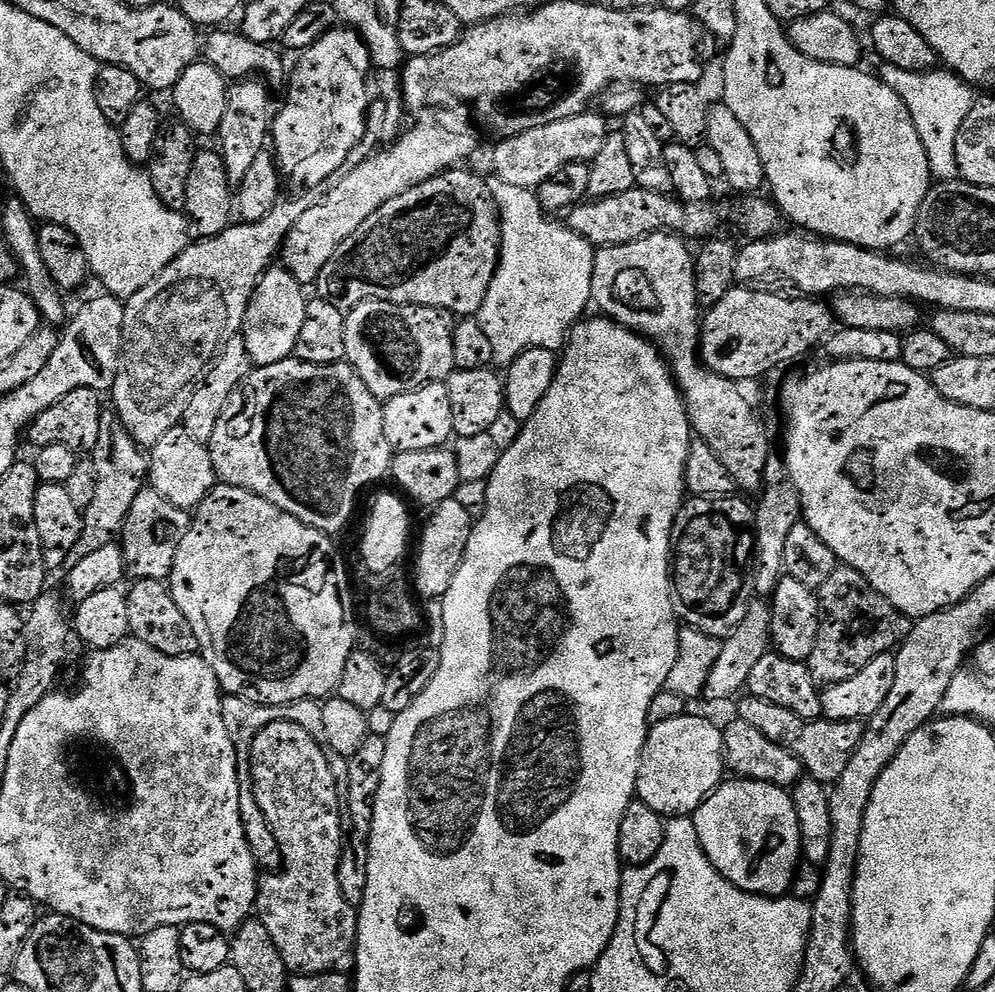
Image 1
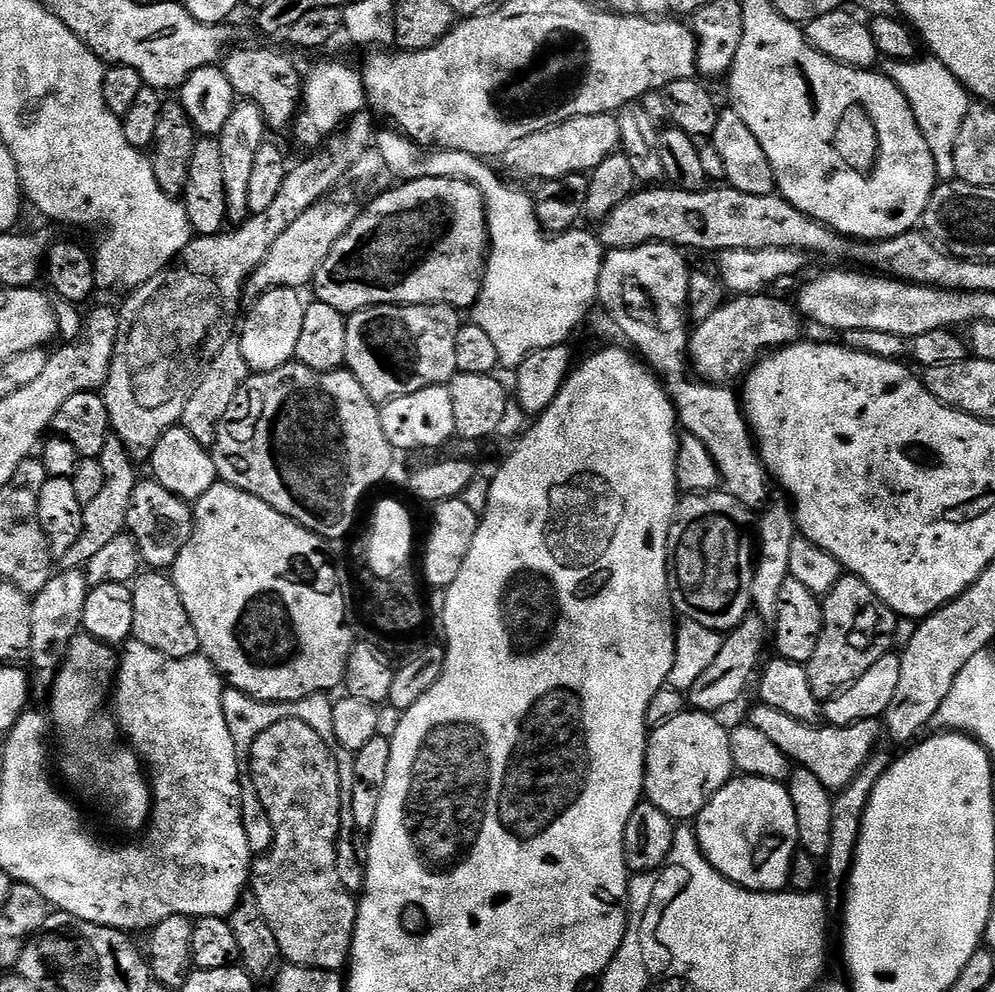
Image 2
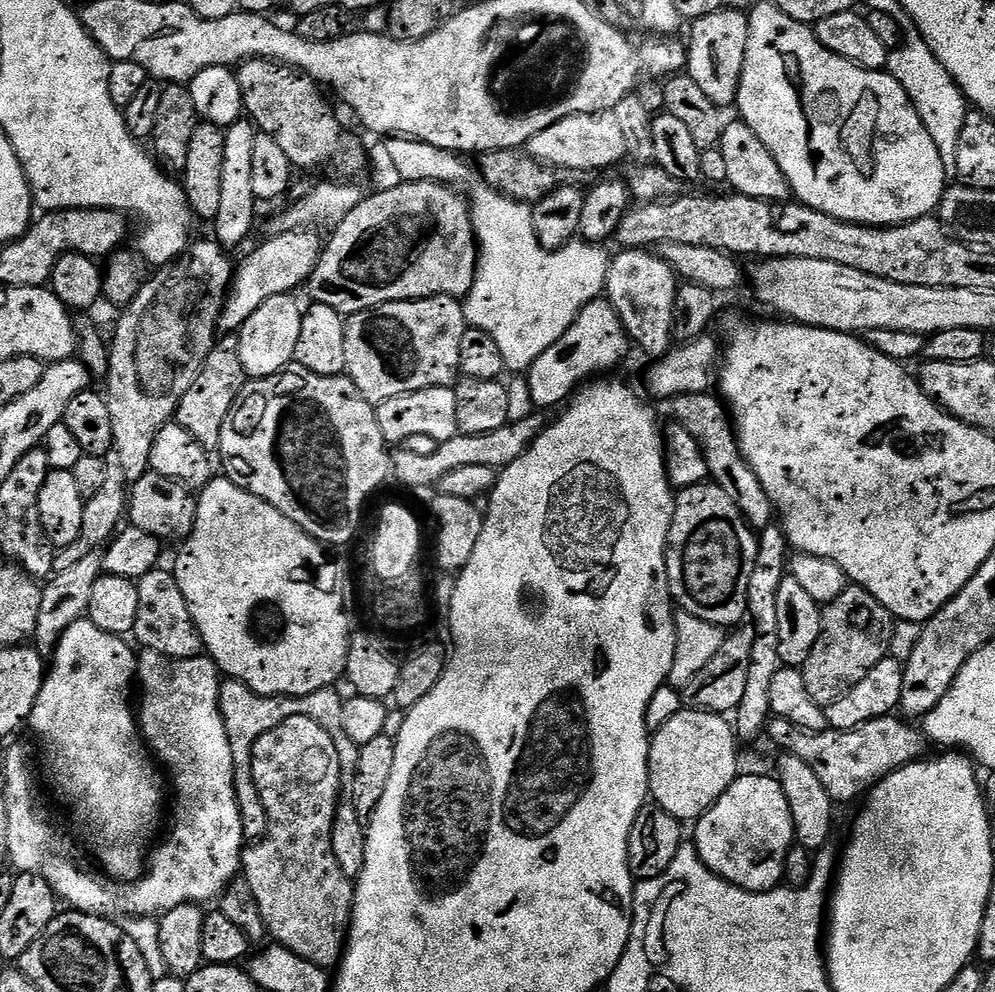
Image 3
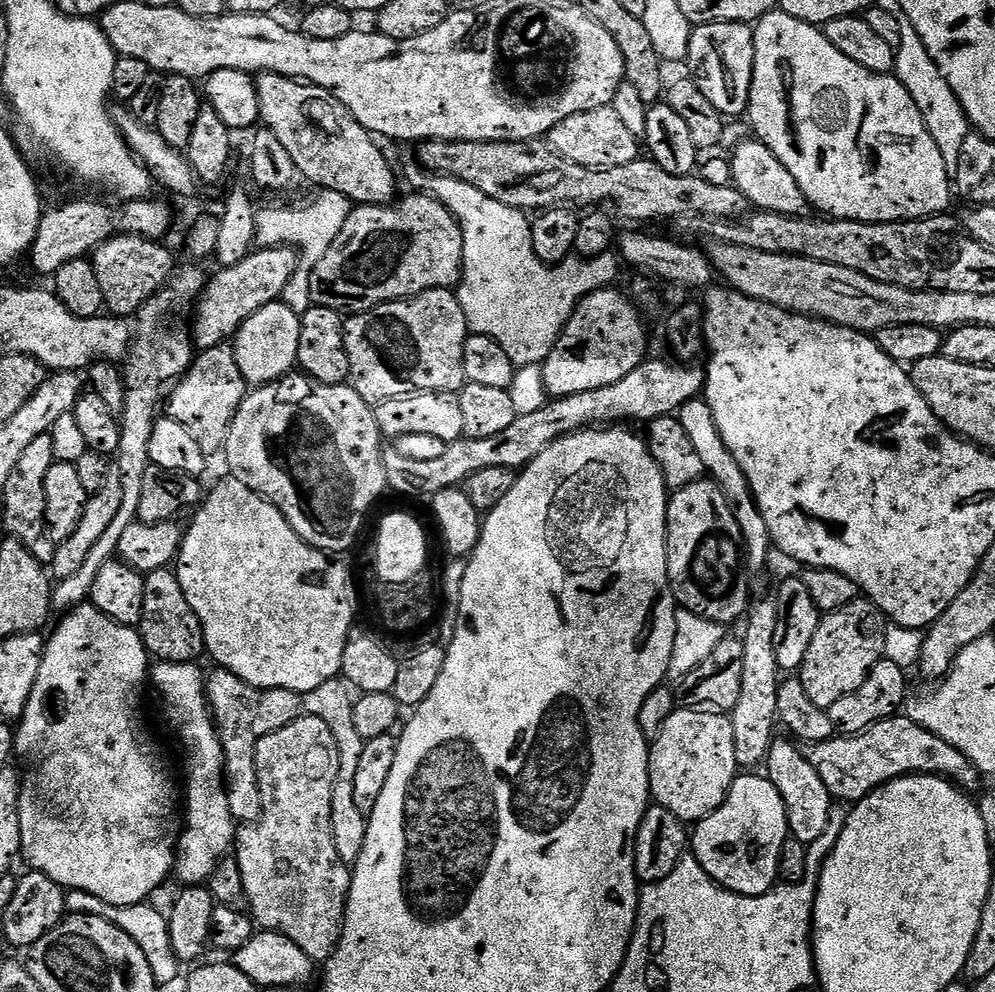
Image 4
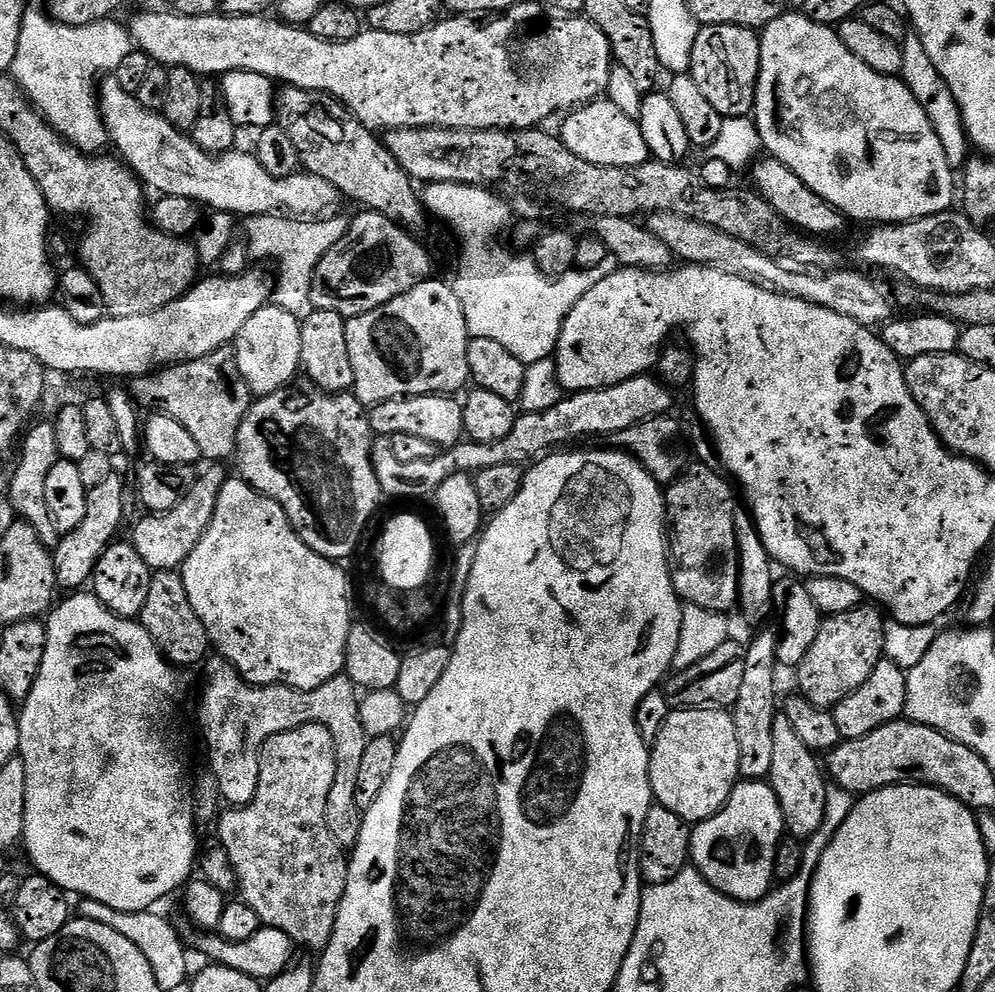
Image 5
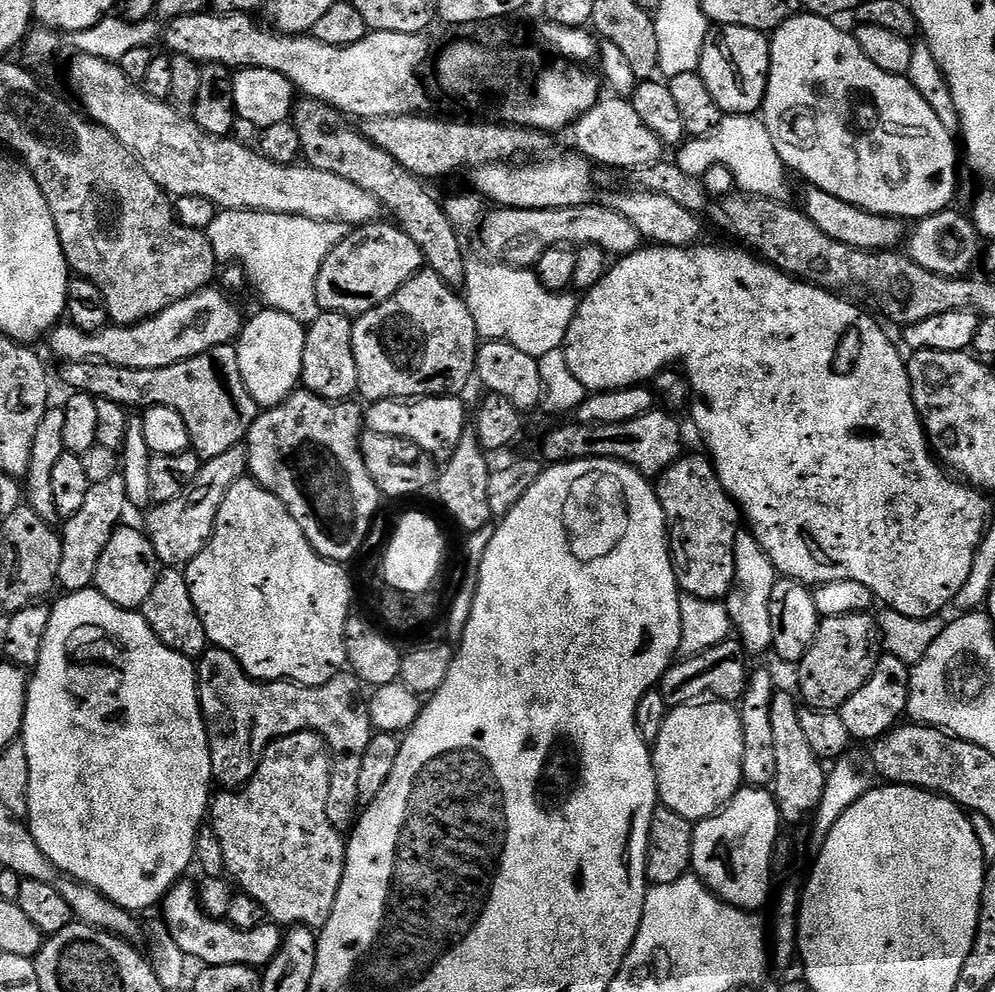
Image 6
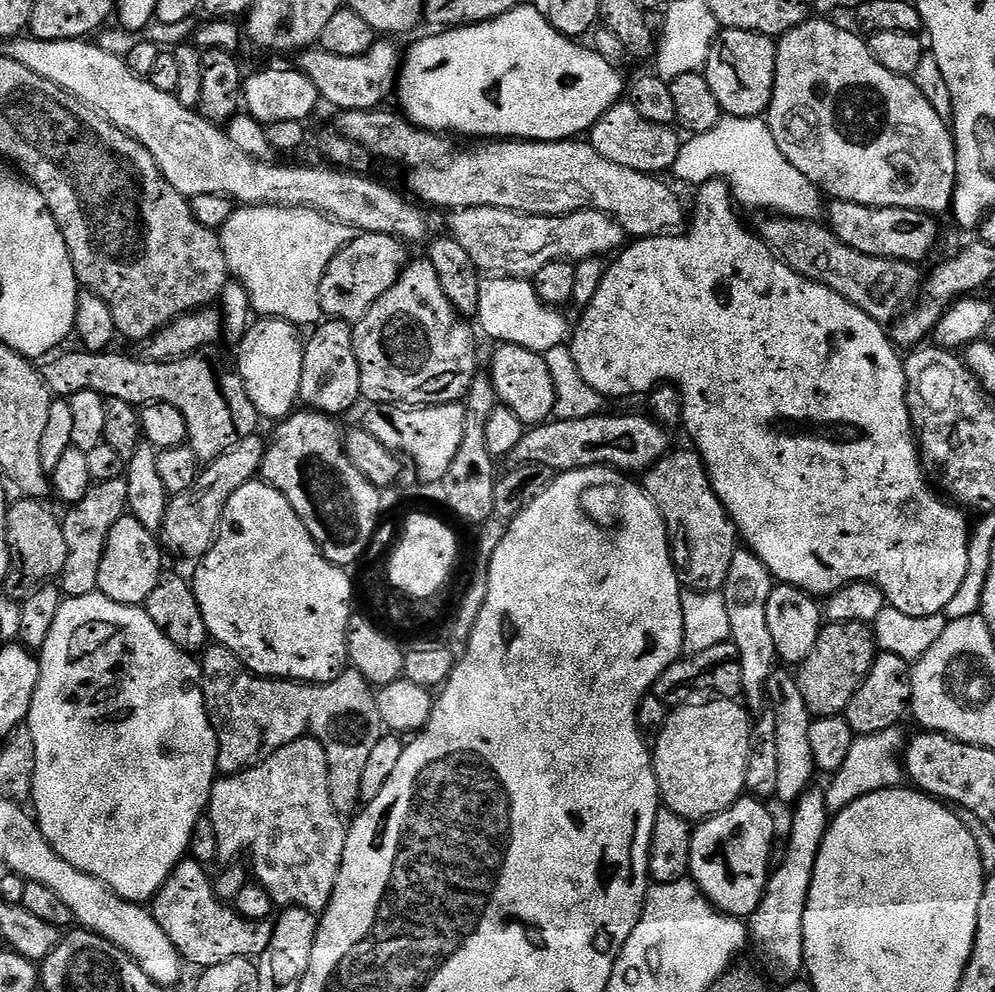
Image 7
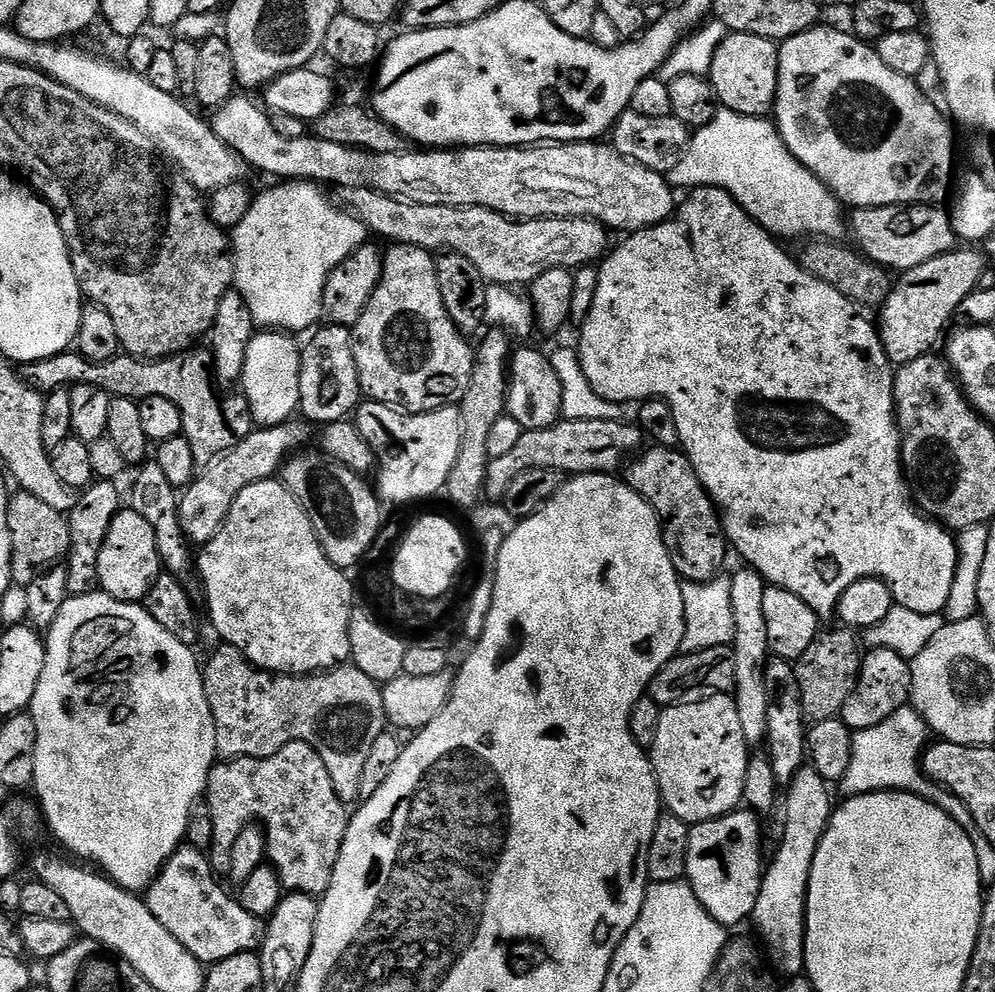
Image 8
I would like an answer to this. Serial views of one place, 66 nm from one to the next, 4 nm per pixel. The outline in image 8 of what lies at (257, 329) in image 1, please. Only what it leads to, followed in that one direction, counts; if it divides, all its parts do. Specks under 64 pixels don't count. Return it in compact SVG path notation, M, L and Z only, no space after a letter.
M262 330L247 347L240 388L246 397L252 421L257 427L273 428L291 419L299 409L298 378L301 376L300 348L289 333Z

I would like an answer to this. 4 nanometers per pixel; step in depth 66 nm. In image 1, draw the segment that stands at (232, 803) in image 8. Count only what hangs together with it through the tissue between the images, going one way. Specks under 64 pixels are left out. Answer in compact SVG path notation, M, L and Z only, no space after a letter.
M289 720L270 722L270 726L266 726L252 739L252 749L250 750L250 787L254 790L254 798L258 798L258 806L262 806L262 814L266 814L266 822L270 822L272 833L276 839L278 856L282 861L282 867L279 870L265 875L259 881L256 890L255 911L259 913L258 918L266 926L266 930L270 930L270 938L274 938L274 946L278 946L278 954L282 954L282 962L286 962L289 973L297 976L321 976L327 972L343 972L348 974L356 966L356 925L358 923L358 912L352 903L344 897L344 891L340 885L340 861L343 860L346 851L346 845L344 845L346 820L342 815L342 792L341 789L340 792L336 789L336 776L332 773L332 764L328 761L327 755L329 756L329 753L326 751L325 745L317 740L305 725L295 724Z

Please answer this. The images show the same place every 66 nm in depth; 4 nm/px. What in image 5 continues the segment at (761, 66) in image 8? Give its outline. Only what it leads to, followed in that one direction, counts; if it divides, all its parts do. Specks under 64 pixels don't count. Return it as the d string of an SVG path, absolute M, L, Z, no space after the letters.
M733 24L703 25L694 42L690 74L718 114L725 119L748 116L755 107L761 44L755 29Z

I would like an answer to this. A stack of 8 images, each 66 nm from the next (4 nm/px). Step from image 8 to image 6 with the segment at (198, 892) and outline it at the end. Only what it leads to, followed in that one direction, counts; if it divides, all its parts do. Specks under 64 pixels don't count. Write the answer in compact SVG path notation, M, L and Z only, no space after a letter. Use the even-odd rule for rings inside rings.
M188 878L177 880L175 886L165 894L162 901L166 932L181 947L189 961L201 960L200 964L210 967L234 966L263 969L264 965L276 957L280 949L282 928L279 923L265 922L254 930L243 932L240 928L228 923L227 919L215 920L200 909L198 888ZM280 927L280 928L279 928Z

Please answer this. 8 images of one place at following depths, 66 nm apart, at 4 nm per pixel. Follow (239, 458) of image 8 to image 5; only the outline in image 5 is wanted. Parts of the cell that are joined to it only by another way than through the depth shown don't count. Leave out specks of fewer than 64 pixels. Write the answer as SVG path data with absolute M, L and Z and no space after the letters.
M223 467L209 468L212 468L209 472L201 471L197 475L194 486L186 494L186 498L182 498L182 502L174 506L174 510L144 514L137 522L136 529L130 536L130 543L136 547L138 554L142 554L142 562L146 562L146 566L153 572L183 569L186 558L194 554L194 546L198 546L202 534L206 534L214 518L214 506L218 506L218 494L226 479L226 473L220 469Z

